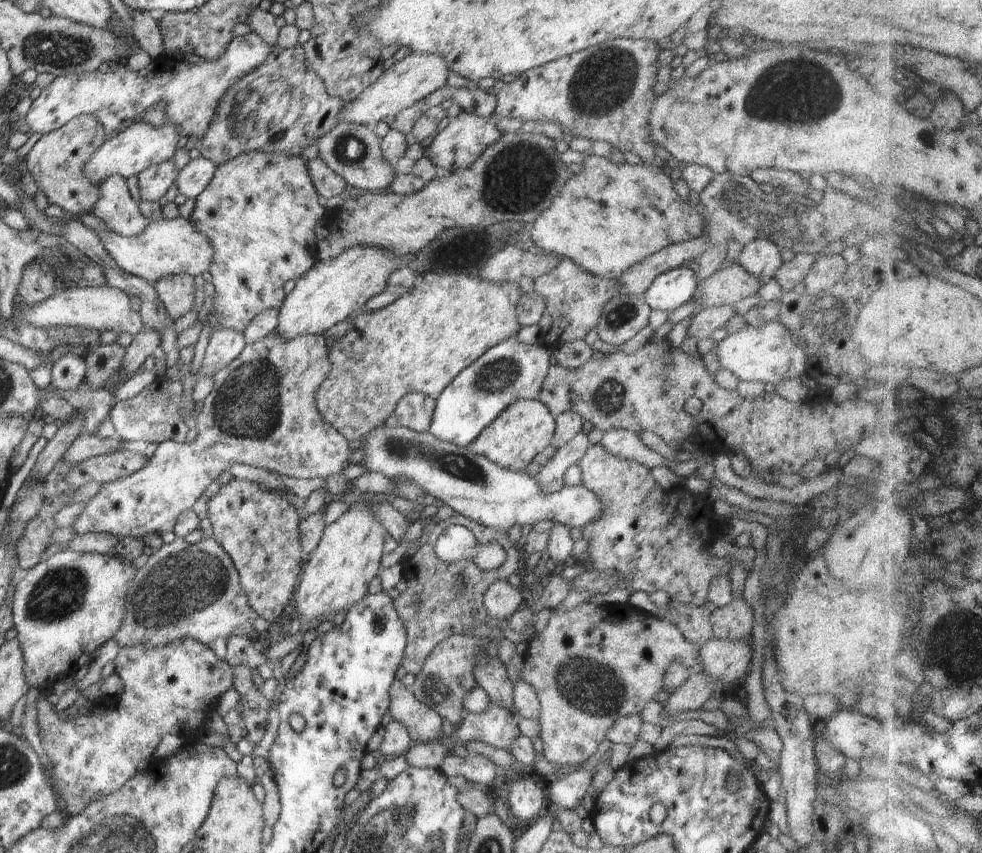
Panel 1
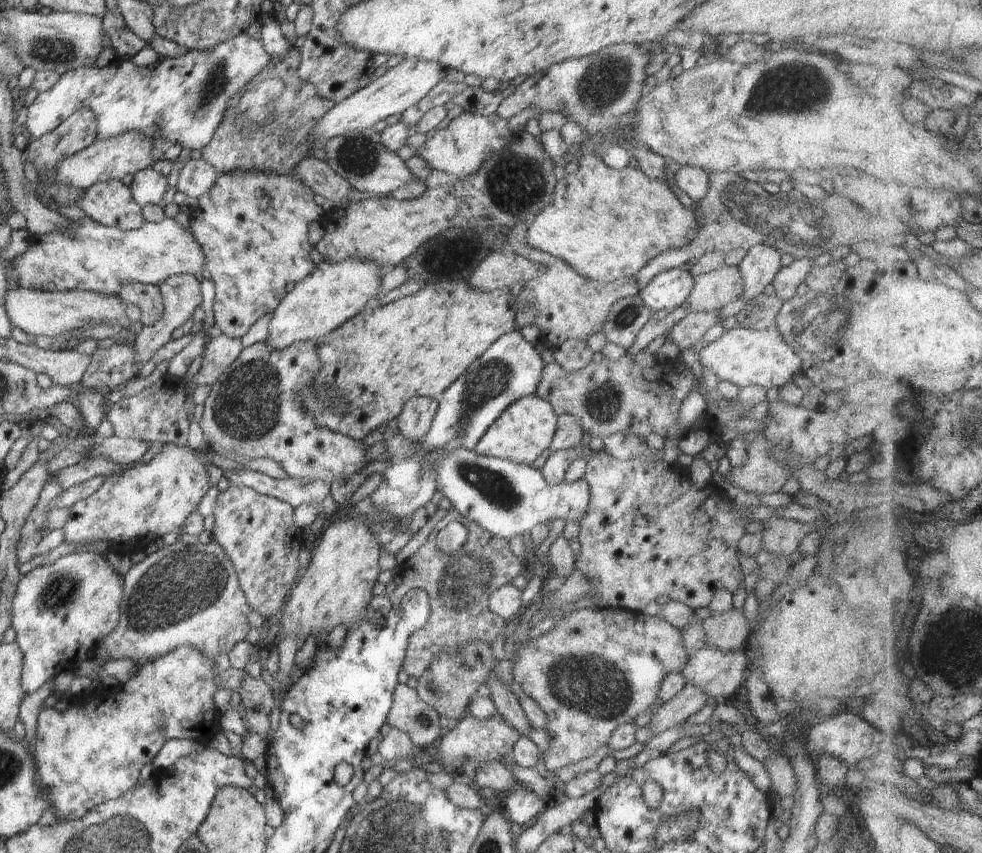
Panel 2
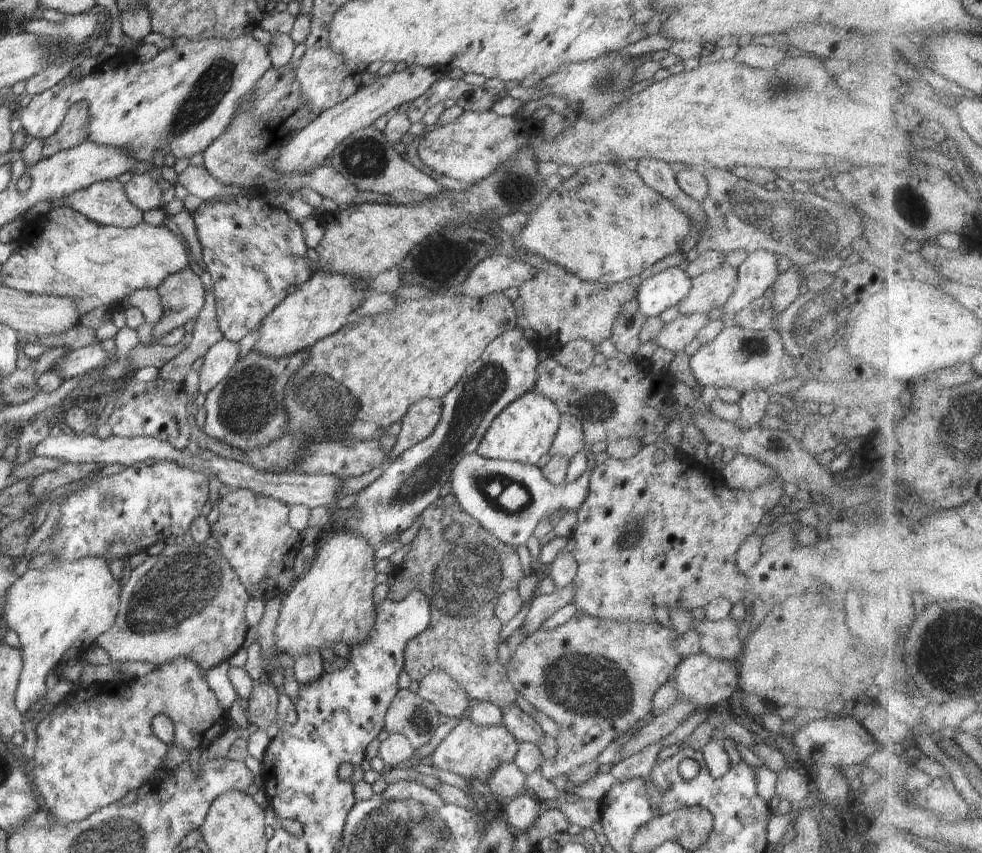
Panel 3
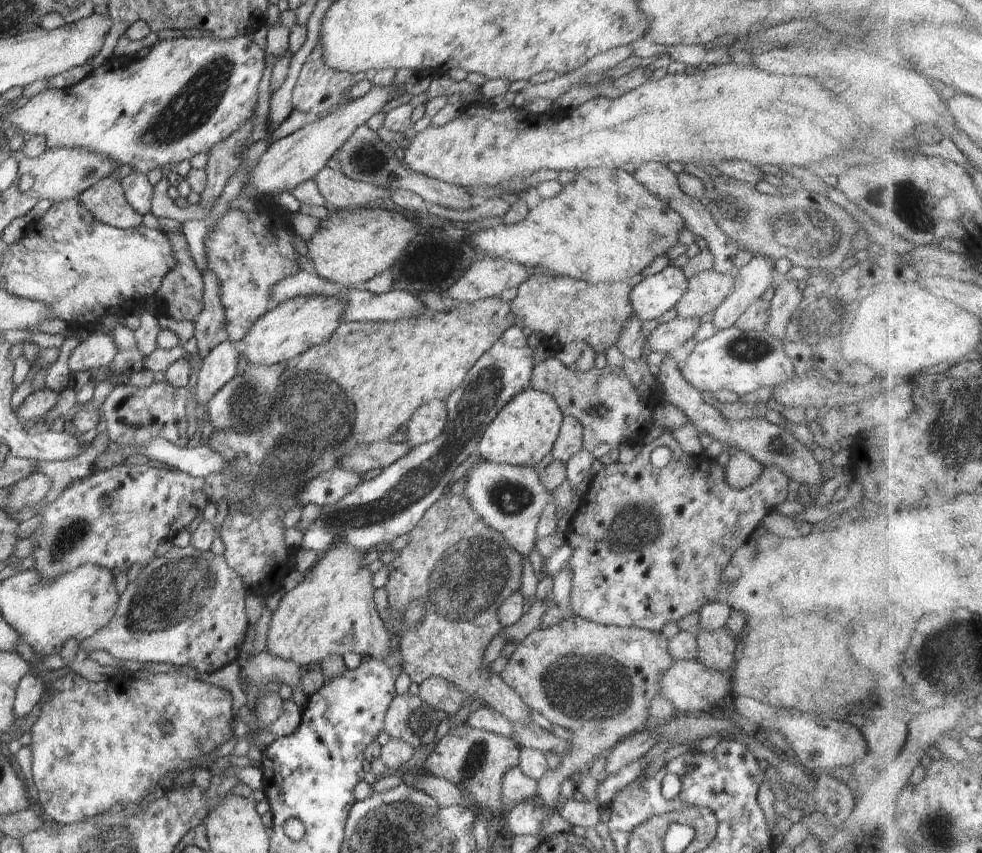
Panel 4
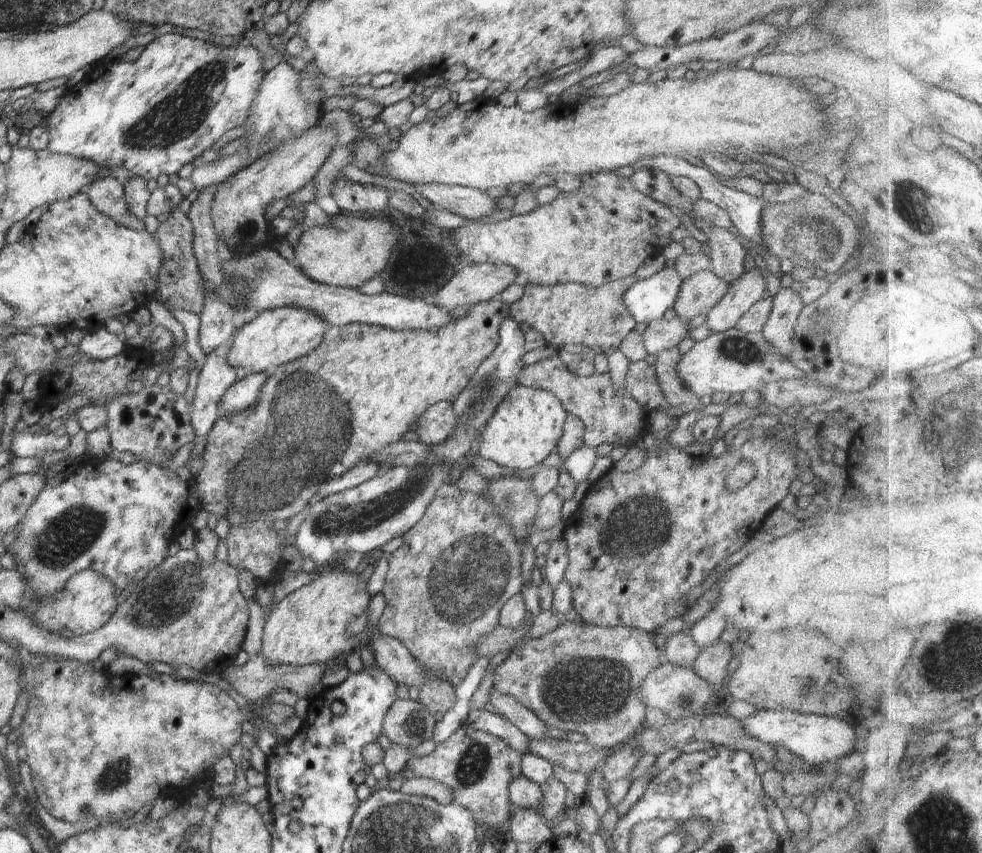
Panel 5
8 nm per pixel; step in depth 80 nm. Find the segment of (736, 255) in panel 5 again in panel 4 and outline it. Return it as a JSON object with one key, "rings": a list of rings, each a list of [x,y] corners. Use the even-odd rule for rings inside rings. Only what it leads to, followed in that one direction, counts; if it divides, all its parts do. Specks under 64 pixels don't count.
{"rings":[[[657,162],[642,163],[633,174],[636,180],[648,190],[650,194],[665,202],[672,210],[675,210],[682,218],[684,227],[692,231],[698,236],[699,241],[705,248],[708,248],[710,254],[714,259],[713,269],[719,273],[736,274],[736,266],[730,260],[738,250],[740,250],[734,241],[731,241],[723,232],[718,228],[714,222],[711,214],[707,211],[705,204],[689,197],[685,192],[680,190],[676,174],[674,174],[665,164]]]}

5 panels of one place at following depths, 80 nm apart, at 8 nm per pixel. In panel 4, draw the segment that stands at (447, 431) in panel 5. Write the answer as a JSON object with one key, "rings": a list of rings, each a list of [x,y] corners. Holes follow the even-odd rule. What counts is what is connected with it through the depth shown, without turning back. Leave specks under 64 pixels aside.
{"rings":[[[434,399],[419,406],[407,422],[407,441],[410,448],[433,441],[442,431],[447,419],[445,401]]]}

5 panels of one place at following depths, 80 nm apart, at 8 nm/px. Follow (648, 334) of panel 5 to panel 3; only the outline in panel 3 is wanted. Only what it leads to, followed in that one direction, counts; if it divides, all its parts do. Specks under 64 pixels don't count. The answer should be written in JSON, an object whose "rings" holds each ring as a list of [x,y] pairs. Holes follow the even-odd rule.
{"rings":[[[689,314],[678,315],[674,320],[666,323],[656,337],[658,346],[672,350],[672,352],[681,352],[694,339],[697,338],[697,332],[709,321],[707,314]]]}

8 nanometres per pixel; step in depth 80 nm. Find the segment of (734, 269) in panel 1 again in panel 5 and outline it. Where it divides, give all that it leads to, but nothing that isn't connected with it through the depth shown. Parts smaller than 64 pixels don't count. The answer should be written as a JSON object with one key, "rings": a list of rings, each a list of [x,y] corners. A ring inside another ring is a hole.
{"rings":[[[713,270],[697,272],[682,281],[673,308],[686,321],[700,314],[708,315],[729,291],[729,286]]]}

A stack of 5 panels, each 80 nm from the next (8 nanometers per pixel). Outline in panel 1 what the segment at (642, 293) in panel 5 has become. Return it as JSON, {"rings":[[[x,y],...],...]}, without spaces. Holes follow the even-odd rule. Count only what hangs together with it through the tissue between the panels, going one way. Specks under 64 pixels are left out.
{"rings":[[[678,267],[657,276],[645,292],[644,300],[651,309],[669,314],[695,296],[699,284],[692,269]]]}

